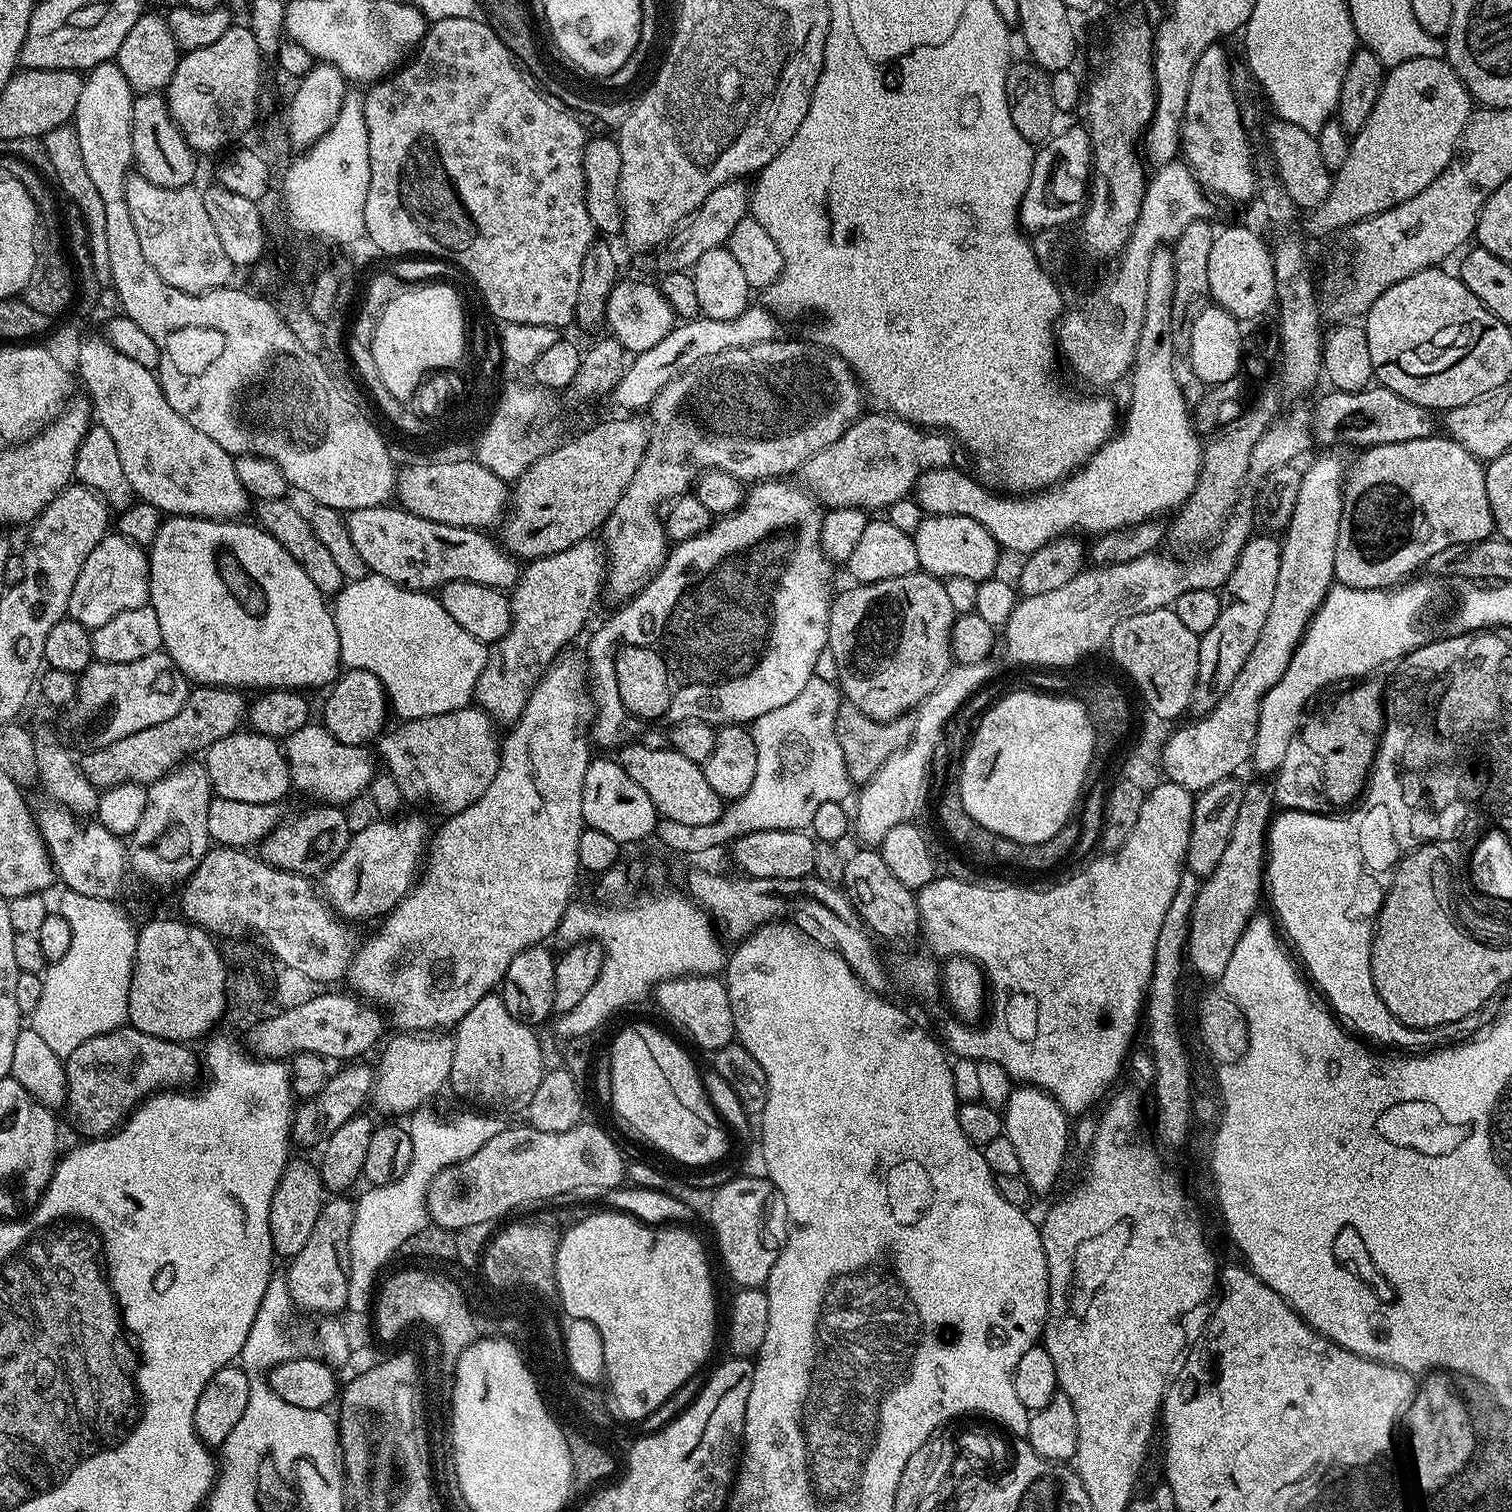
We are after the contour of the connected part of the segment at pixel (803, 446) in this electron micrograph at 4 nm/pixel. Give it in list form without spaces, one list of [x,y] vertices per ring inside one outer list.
[[[783,338],[758,342],[754,346],[746,346],[738,350],[722,350],[722,354],[714,354],[710,358],[706,358],[701,364],[696,364],[690,370],[683,372],[678,378],[674,378],[666,386],[662,386],[662,390],[652,399],[650,405],[652,424],[650,420],[650,423],[647,425],[648,445],[642,454],[642,462],[638,462],[638,470],[634,470],[634,478],[630,478],[630,486],[626,486],[622,498],[618,498],[618,506],[614,506],[614,510],[608,516],[608,523],[602,529],[602,536],[608,539],[608,548],[606,544],[607,595],[609,592],[610,595],[617,596],[620,602],[627,601],[635,596],[636,593],[641,592],[655,578],[657,572],[660,571],[660,567],[668,559],[670,551],[670,540],[666,535],[665,521],[656,511],[664,503],[667,505],[669,502],[685,495],[695,485],[696,481],[700,479],[702,472],[707,472],[709,468],[717,468],[738,477],[741,482],[759,482],[761,480],[791,477],[791,472],[795,468],[796,471],[803,469],[804,463],[815,452],[826,450],[826,446],[838,442],[838,438],[842,438],[844,431],[853,422],[860,419],[865,411],[864,404],[866,405],[866,393],[860,381],[856,379],[856,374],[852,371],[852,367],[837,352],[832,351],[831,348],[820,342],[807,344],[804,340],[783,340]]]

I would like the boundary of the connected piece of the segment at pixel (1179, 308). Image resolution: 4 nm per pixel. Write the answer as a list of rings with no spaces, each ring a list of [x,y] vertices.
[[[1197,218],[1182,230],[1182,234],[1174,242],[1172,257],[1174,258],[1174,302],[1170,306],[1170,338],[1177,353],[1186,354],[1190,350],[1190,330],[1194,330],[1194,321],[1202,310],[1210,307],[1210,278],[1208,263],[1210,262],[1210,246],[1214,246],[1216,232],[1207,224],[1207,219]]]

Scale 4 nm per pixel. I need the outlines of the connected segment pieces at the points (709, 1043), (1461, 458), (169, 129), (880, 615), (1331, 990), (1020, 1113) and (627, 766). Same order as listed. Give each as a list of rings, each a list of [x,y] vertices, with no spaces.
[[[678,976],[656,985],[655,996],[657,1006],[674,1023],[681,1024],[698,1047],[709,1048],[709,1053],[714,1054],[722,1046],[736,1040],[734,1014],[730,1010],[728,989],[723,979],[716,976]]]
[[[1444,434],[1418,438],[1410,442],[1394,442],[1393,444],[1379,444],[1373,448],[1365,448],[1359,453],[1356,465],[1351,465],[1346,476],[1344,489],[1344,519],[1338,538],[1338,546],[1334,554],[1334,580],[1336,584],[1345,584],[1358,590],[1388,590],[1399,585],[1405,578],[1411,577],[1418,568],[1423,569],[1428,559],[1448,546],[1457,546],[1459,543],[1474,543],[1476,540],[1487,540],[1494,532],[1490,498],[1486,498],[1485,465],[1477,460],[1462,447],[1456,440]]]
[[[141,92],[132,102],[132,158],[134,168],[154,186],[187,188],[196,176],[197,153],[174,122],[168,101],[160,92]]]
[[[923,570],[902,574],[902,578],[886,578],[873,584],[856,584],[845,592],[835,593],[828,615],[828,646],[836,663],[835,683],[843,699],[871,720],[897,720],[911,713],[930,694],[942,674],[954,664],[952,658],[952,623],[958,613],[950,606],[944,580]]]
[[[1368,780],[1362,799],[1351,809],[1353,812],[1349,816],[1317,814],[1307,810],[1281,811],[1281,816],[1277,815],[1271,821],[1266,837],[1266,892],[1267,895],[1268,892],[1272,895],[1273,909],[1271,908],[1271,911],[1287,943],[1291,945],[1294,952],[1294,947],[1296,947],[1295,955],[1298,960],[1298,955],[1300,955],[1299,963],[1307,979],[1326,1001],[1327,1007],[1357,1037],[1365,1041],[1377,1040],[1380,1044],[1393,1044],[1396,1047],[1393,1049],[1396,1050],[1420,1050],[1428,1046],[1423,1046],[1423,1044],[1431,1042],[1433,1033],[1428,1030],[1416,1031],[1399,1021],[1386,1008],[1386,1003],[1382,1002],[1382,998],[1377,994],[1374,978],[1371,976],[1374,921],[1379,917],[1384,897],[1392,882],[1392,880],[1382,880],[1382,878],[1386,876],[1386,872],[1393,872],[1397,865],[1390,858],[1394,854],[1392,842],[1390,844],[1384,842],[1384,846],[1380,846],[1378,842],[1378,836],[1386,840],[1386,826],[1382,822],[1384,794],[1394,794],[1394,792],[1398,794],[1398,790],[1400,790],[1398,780]]]
[[[1031,1086],[1013,1087],[1008,1103],[1002,1109],[1004,1135],[1010,1138],[1014,1151],[1018,1153],[1020,1175],[1024,1177],[1033,1193],[1048,1192],[1060,1180],[1064,1158],[1068,1154],[1070,1140],[1070,1117],[1049,1092]]]
[[[629,742],[619,749],[618,762],[622,770],[646,790],[663,819],[683,822],[685,826],[710,826],[710,822],[724,815],[725,801],[714,794],[710,782],[706,782],[703,767],[690,762],[690,758],[682,758],[672,747],[650,750],[643,742]]]

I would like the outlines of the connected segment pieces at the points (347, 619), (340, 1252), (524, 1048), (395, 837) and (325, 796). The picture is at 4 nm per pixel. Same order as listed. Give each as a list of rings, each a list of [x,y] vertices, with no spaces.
[[[369,574],[360,580],[347,581],[337,592],[332,617],[338,630],[341,665],[345,669],[361,668],[374,674],[374,678],[382,682],[391,711],[395,715],[397,712],[401,721],[450,714],[473,703],[476,683],[488,661],[489,645],[474,638],[470,630],[462,630],[462,626],[446,614],[435,595]]]
[[[336,1194],[325,1199],[322,1210],[318,1214],[318,1222],[314,1222],[314,1230],[310,1239],[298,1254],[291,1257],[289,1268],[286,1268],[292,1303],[304,1312],[320,1312],[316,1314],[340,1314],[348,1307],[348,1279],[350,1278],[350,1230],[354,1226],[355,1203],[344,1194]]]
[[[493,994],[477,1002],[454,1026],[454,1066],[450,1070],[450,1092],[469,1100],[472,1104],[481,1104],[484,1110],[500,1110],[496,1108],[527,1109],[530,1098],[534,1098],[534,1090],[542,1082],[546,1065],[544,1052],[540,1049],[540,1040],[536,1037],[537,1029],[530,1024],[524,1024],[510,1010],[506,1010],[503,995]]]
[[[403,816],[376,818],[380,820],[365,828],[357,827],[342,858],[323,872],[322,892],[337,916],[349,922],[368,920],[371,916],[383,918],[417,883],[418,869],[430,840],[430,828],[428,832],[428,824],[420,816]]]
[[[309,722],[300,730],[294,730],[283,741],[282,747],[284,757],[288,759],[292,788],[328,806],[344,806],[347,800],[355,796],[363,797],[378,771],[377,765],[372,765],[372,756],[367,752],[367,747],[338,742],[338,738],[334,738],[334,734],[330,734],[320,722]]]

